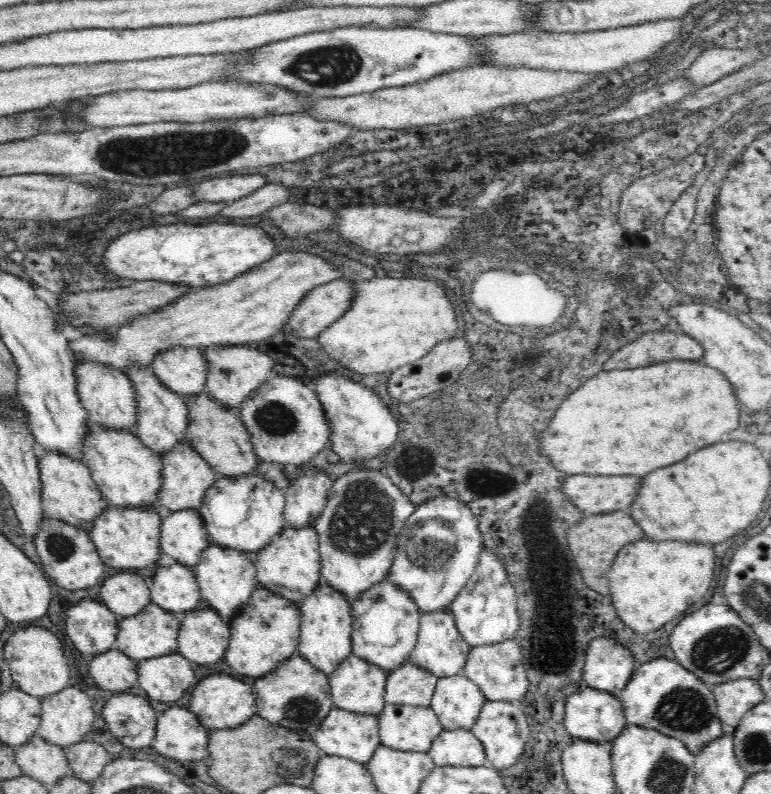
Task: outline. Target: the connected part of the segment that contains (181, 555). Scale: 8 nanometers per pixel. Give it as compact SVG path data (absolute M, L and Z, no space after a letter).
M198 509L164 514L160 531L161 552L182 566L195 568L209 546L209 534Z

